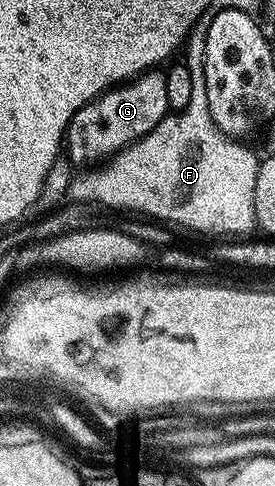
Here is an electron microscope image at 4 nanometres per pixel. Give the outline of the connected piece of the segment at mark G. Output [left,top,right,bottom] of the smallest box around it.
[72,69,170,152]

